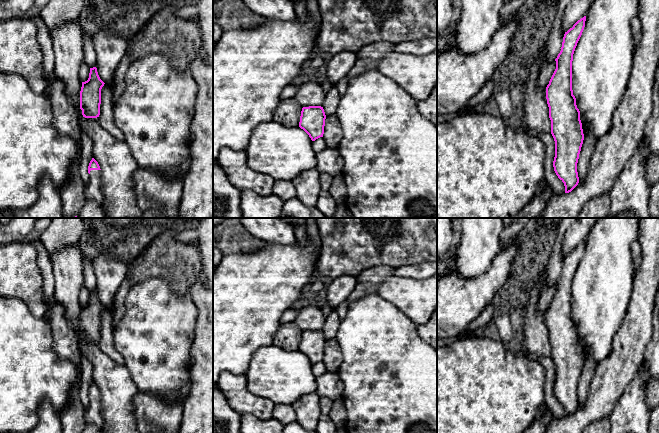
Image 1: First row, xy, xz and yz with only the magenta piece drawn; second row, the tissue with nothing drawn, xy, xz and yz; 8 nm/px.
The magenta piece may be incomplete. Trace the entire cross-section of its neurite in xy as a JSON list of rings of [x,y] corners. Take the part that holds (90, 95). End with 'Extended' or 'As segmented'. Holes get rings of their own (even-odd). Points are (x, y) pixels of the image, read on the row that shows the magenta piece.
[[[90,68],[89,78],[82,82],[80,91],[80,109],[85,118],[97,118],[100,115],[101,89],[104,82],[100,79],[97,68]]]. As segmented

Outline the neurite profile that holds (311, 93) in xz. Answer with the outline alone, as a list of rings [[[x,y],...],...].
[[[307,82],[298,86],[298,91],[294,99],[303,107],[323,106],[327,92],[322,84]]]

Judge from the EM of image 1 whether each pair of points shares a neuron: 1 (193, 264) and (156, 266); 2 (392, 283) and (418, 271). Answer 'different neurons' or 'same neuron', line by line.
1: same neuron
2: different neurons

